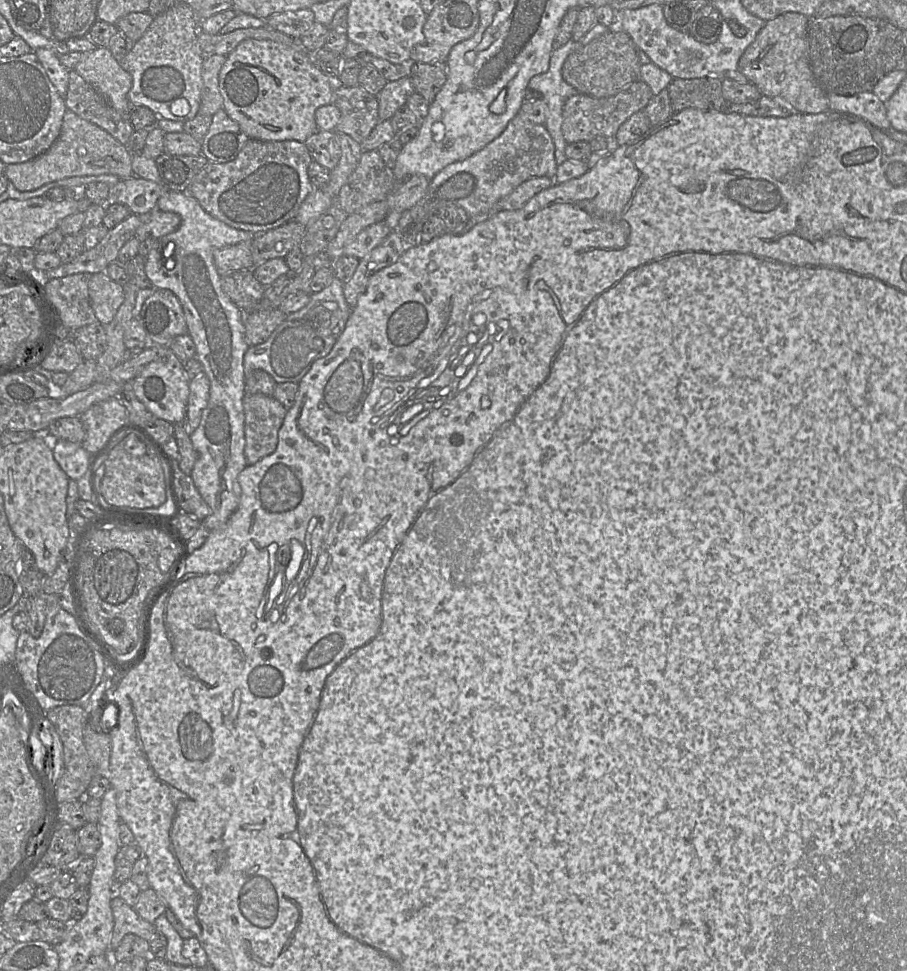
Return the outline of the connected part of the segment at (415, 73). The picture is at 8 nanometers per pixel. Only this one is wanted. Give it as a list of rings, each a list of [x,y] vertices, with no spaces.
[[[410,63],[408,77],[415,92],[431,104],[447,80],[447,63]]]

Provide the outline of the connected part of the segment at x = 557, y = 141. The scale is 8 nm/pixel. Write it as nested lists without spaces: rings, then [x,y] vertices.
[[[570,39],[563,46],[554,49],[547,72],[535,75],[528,83],[530,89],[541,93],[547,104],[548,116],[544,126],[553,139],[557,165],[567,160],[565,154],[567,142],[562,133],[563,105],[568,98],[579,93],[563,79],[562,67],[567,57],[582,46],[580,42]]]

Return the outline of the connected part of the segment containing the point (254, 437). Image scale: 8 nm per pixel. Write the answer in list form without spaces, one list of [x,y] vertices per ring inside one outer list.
[[[246,393],[243,408],[245,457],[248,465],[254,465],[276,450],[287,409],[273,396],[262,393]]]

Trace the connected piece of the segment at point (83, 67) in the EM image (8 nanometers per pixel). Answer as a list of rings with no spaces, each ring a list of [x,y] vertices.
[[[96,47],[92,51],[85,51],[80,61],[76,64],[74,70],[90,85],[92,85],[119,113],[129,114],[130,119],[130,102],[128,100],[128,92],[132,87],[132,76],[119,62],[113,57],[108,47]]]

